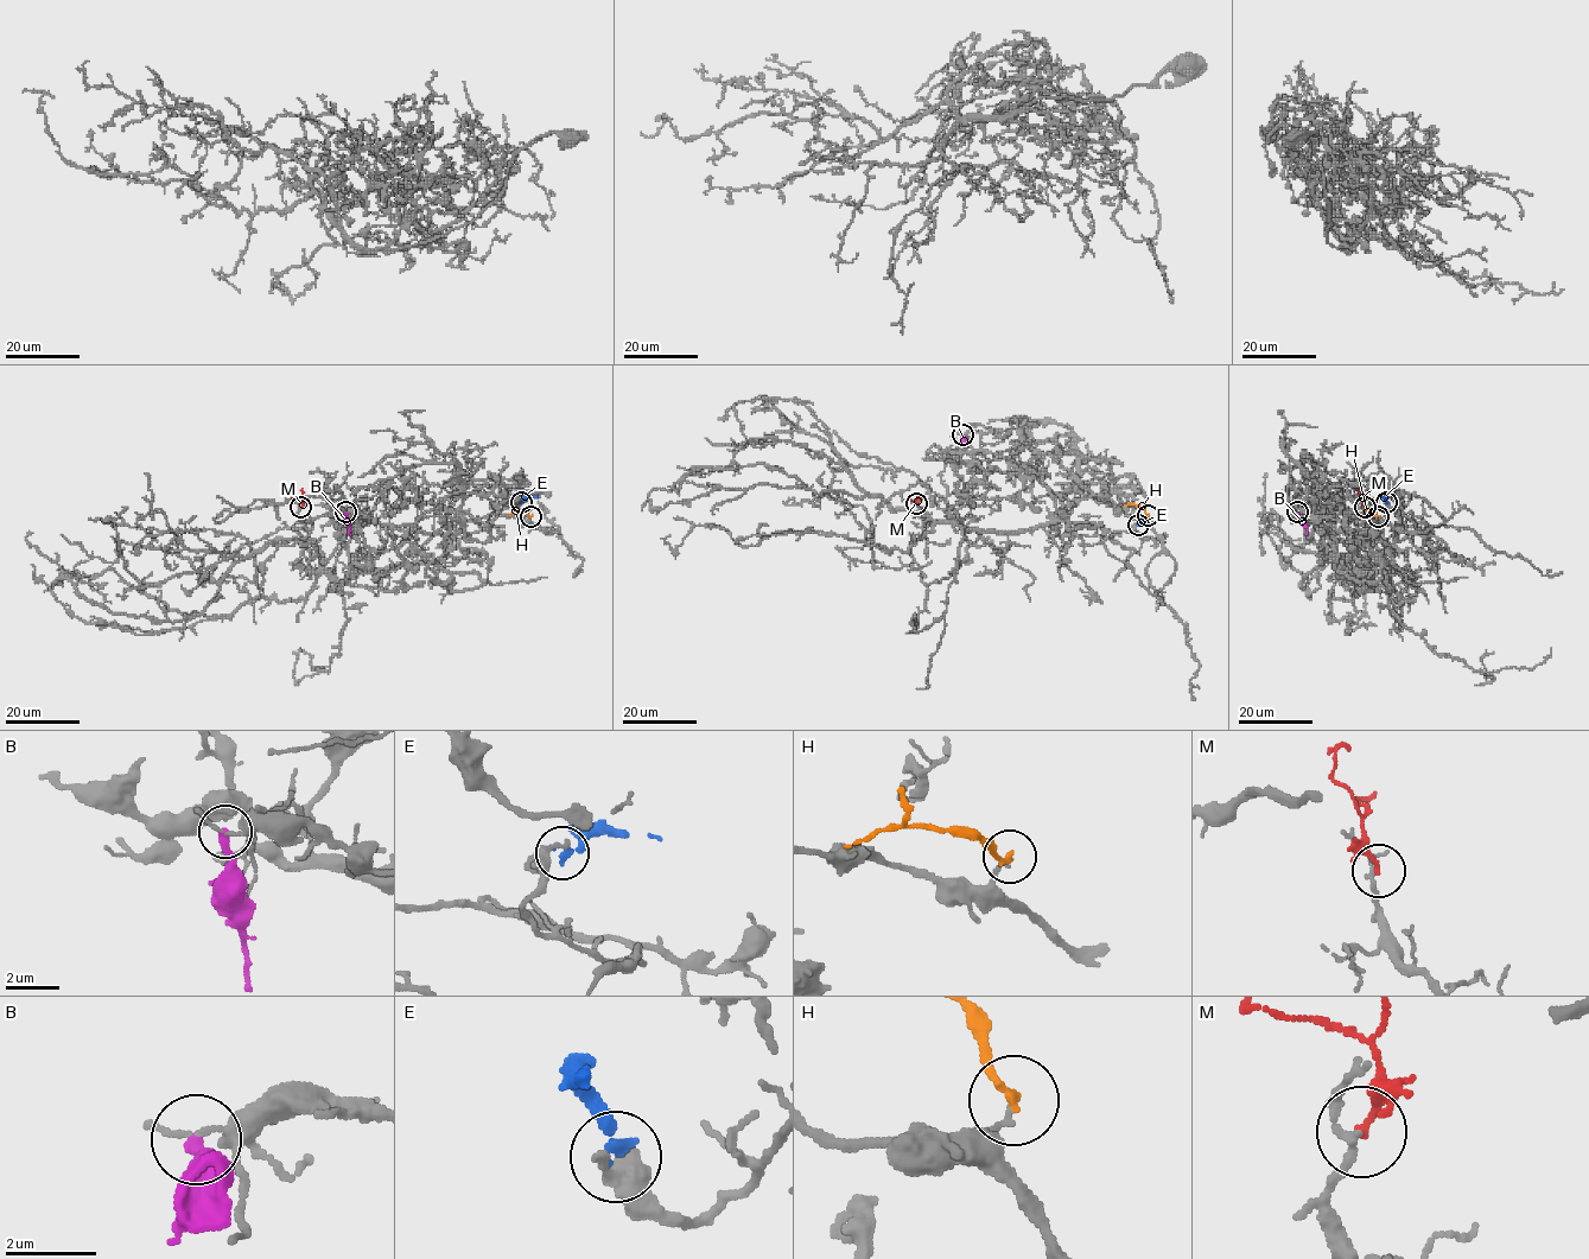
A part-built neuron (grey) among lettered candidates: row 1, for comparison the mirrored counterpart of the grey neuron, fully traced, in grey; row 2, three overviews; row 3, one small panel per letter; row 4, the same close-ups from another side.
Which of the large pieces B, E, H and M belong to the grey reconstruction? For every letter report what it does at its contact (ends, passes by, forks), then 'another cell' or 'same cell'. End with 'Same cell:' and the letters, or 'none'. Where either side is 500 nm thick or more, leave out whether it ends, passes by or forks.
B: it ends there; another cell
E: it ends there; another cell
H: it ends there; another cell
M: it ends there; another cell
Same cell: none

